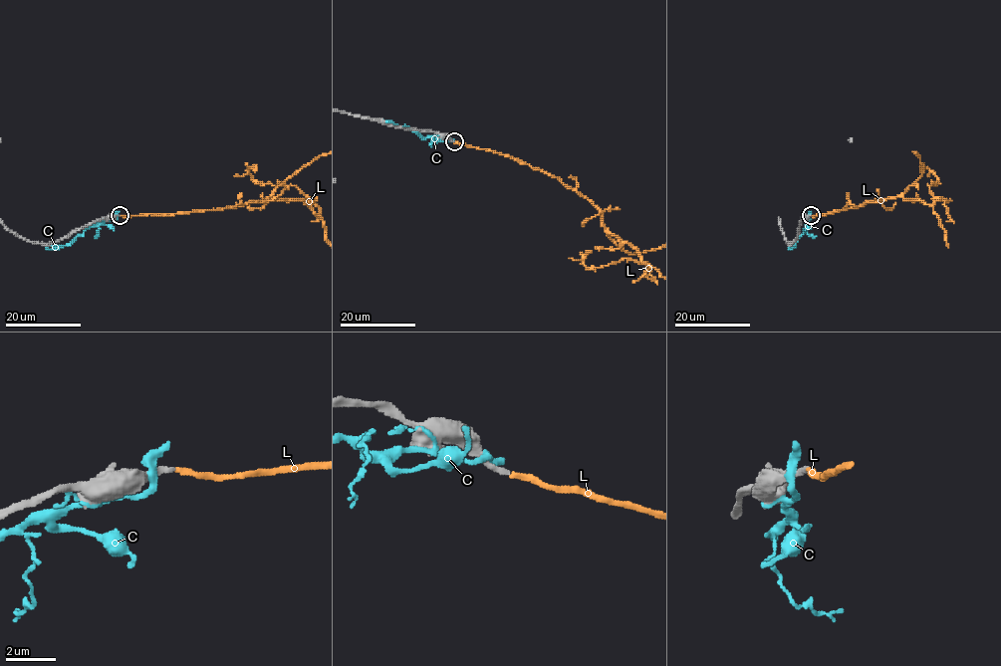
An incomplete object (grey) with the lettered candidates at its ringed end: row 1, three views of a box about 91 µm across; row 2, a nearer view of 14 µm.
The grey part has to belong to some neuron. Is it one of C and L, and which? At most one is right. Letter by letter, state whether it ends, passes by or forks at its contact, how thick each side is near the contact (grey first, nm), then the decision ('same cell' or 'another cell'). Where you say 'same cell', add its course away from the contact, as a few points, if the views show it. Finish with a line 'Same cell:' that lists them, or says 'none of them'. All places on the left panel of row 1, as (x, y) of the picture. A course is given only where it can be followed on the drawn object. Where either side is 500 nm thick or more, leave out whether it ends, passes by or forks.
C: it passes by; 360 nm thick on the grey side, 320 nm on the other; another cell
L: it ends there; 220 nm thick on the grey side, 190 nm on the other; same cell
Same cell: L

